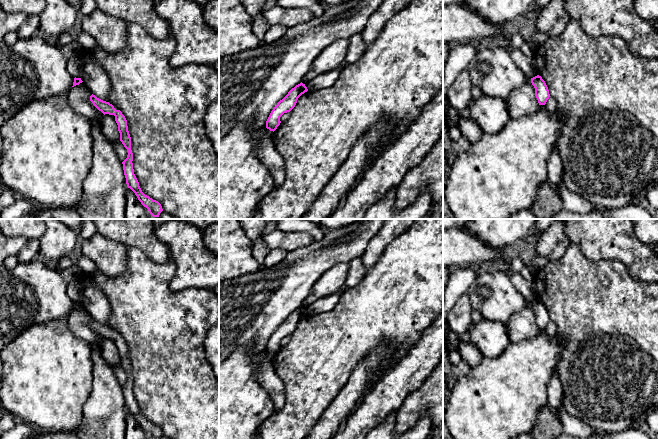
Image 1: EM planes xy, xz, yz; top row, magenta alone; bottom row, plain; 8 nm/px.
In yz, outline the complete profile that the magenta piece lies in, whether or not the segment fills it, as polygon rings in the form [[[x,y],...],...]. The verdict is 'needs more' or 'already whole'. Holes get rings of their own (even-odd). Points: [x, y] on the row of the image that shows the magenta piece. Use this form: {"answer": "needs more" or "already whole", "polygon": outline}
{"answer": "already whole", "polygon": [[[537,75],[531,78],[531,83],[535,88],[535,96],[539,105],[545,105],[550,97],[548,87],[541,76]]]}

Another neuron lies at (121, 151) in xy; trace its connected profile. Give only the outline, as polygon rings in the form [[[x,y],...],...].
[[[121,141],[114,143],[114,148],[118,159],[123,162],[128,155],[127,149],[124,147]]]

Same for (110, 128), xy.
[[[105,114],[102,118],[102,129],[104,134],[114,143],[120,141],[120,133],[114,115]]]

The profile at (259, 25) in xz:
[[[263,13],[256,16],[252,19],[252,30],[253,33],[257,36],[257,38],[264,43],[264,37],[269,29],[269,25],[267,24]]]

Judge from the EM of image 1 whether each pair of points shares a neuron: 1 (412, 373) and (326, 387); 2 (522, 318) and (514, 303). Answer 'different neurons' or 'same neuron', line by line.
1: different neurons
2: different neurons

